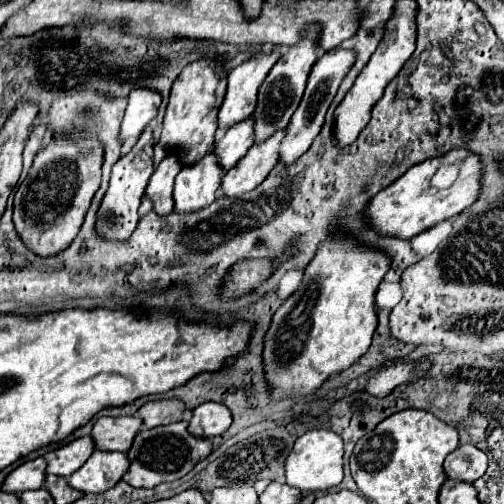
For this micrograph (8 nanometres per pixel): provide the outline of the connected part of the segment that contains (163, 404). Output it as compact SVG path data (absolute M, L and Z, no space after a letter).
M151 400L143 404L137 414L143 420L143 428L155 428L161 424L171 424L181 420L181 412L185 410L179 400Z

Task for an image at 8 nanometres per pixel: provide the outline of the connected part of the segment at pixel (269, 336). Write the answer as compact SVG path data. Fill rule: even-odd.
M327 238L321 242L315 258L305 268L303 282L281 308L273 314L269 330L263 338L263 372L273 400L303 398L315 394L329 376L335 376L353 366L369 348L371 336L377 326L375 292L379 282L389 270L389 258L381 252L367 250L351 240Z

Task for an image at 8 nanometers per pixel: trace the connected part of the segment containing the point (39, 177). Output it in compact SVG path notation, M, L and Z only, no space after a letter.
M53 138L45 150L37 152L35 162L33 162L27 178L21 182L19 190L15 192L15 200L13 200L15 232L19 234L23 244L33 250L33 254L51 258L51 256L57 256L59 252L63 252L73 242L73 238L77 236L77 232L83 224L83 216L89 210L93 194L97 192L97 188L101 184L101 164L103 164L103 146L97 140L79 140L75 144L73 140L65 140L65 138L55 140Z

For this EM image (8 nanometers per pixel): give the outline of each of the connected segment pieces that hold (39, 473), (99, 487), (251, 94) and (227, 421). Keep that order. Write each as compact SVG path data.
M35 458L29 462L19 464L3 482L3 490L5 492L13 492L13 494L21 494L23 490L35 490L43 486L43 478L45 478L45 460L43 458Z
M95 450L89 460L67 478L69 486L81 492L99 494L115 486L127 472L127 456L123 452Z
M273 50L271 54L257 54L243 64L239 64L227 76L227 92L225 100L219 108L217 124L221 130L227 130L239 122L245 122L255 110L255 98L259 90L259 82L263 82L267 70L277 62L279 54Z
M205 402L193 410L193 418L189 422L189 432L193 436L213 438L223 434L231 426L231 412L217 402Z

